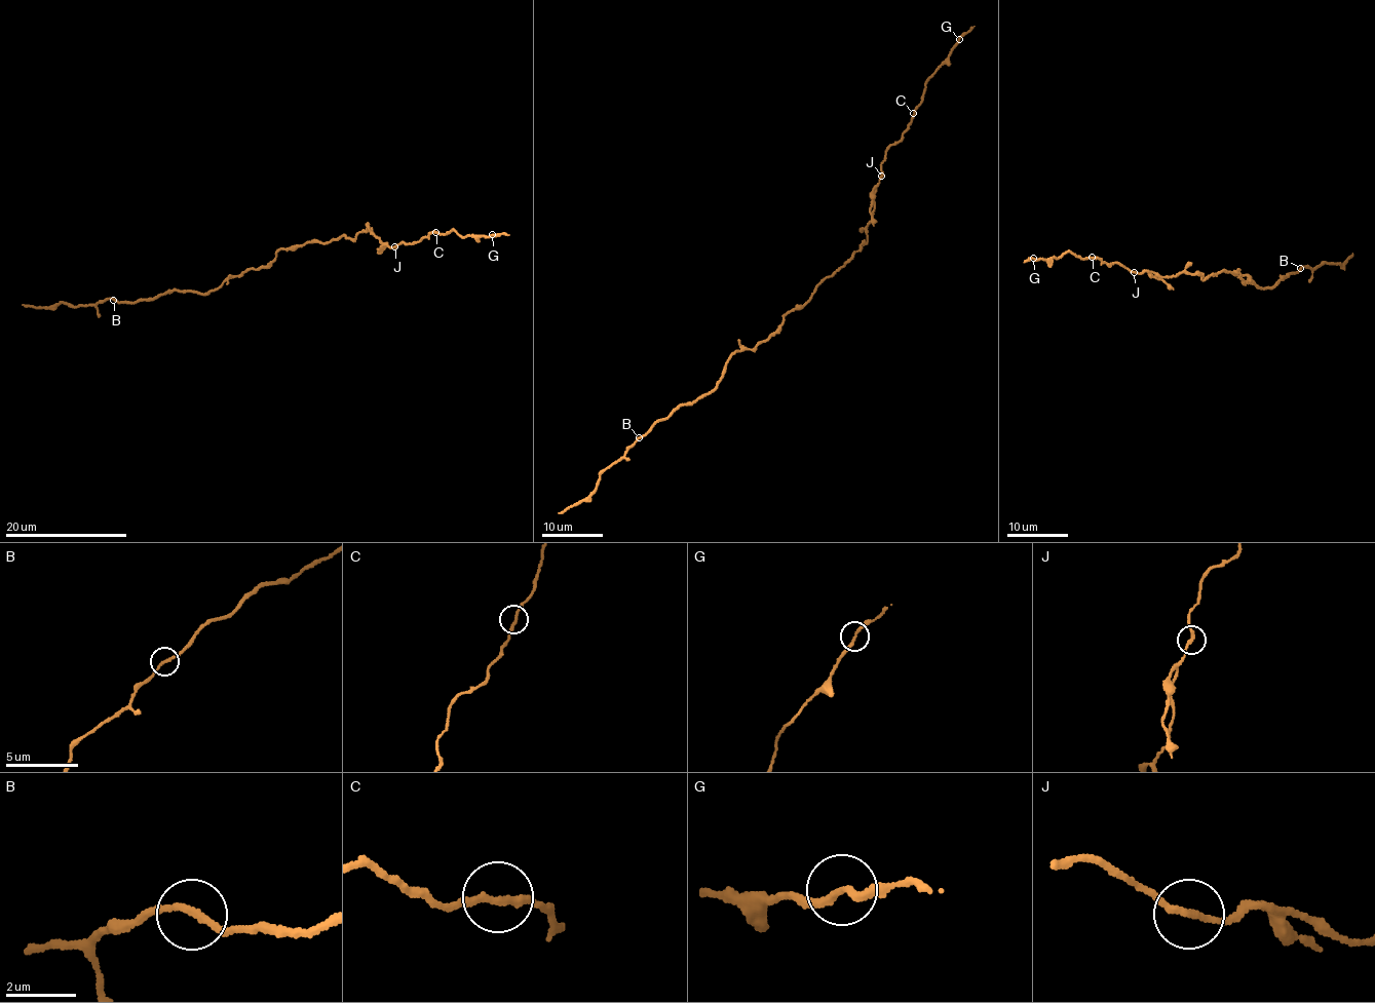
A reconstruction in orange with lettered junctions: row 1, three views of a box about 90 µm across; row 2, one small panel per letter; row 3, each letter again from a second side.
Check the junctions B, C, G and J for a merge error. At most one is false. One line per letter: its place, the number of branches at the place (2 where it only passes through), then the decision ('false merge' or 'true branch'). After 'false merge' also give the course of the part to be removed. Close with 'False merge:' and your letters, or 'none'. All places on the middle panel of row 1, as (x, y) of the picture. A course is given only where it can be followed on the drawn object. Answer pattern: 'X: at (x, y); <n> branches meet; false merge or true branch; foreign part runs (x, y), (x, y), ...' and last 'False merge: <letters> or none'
B: at (639, 437); 2 branches meet; true branch
C: at (913, 113); 2 branches meet; true branch
G: at (959, 39); 2 branches meet; true branch
J: at (881, 176); 2 branches meet; false merge; foreign part runs (881, 176), (873, 190), (870, 209), (874, 226)
False merge: J

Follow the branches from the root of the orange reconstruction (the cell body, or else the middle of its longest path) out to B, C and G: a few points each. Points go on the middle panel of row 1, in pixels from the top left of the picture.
B: (804, 305), (788, 312), (767, 339), (731, 354), (718, 384), (708, 394), (678, 404), (639, 437)
C: (804, 305), (867, 238), (884, 155), (890, 145), (899, 142), (913, 113)
G: (804, 305), (867, 238), (873, 193), (887, 148), (899, 142), (921, 100), (928, 76), (958, 40)

